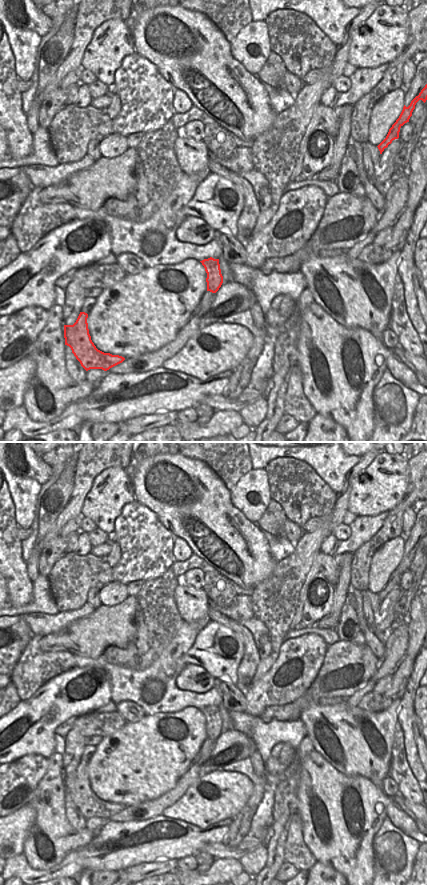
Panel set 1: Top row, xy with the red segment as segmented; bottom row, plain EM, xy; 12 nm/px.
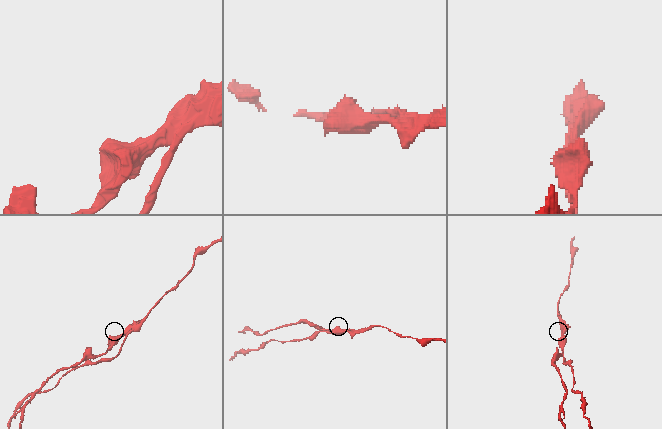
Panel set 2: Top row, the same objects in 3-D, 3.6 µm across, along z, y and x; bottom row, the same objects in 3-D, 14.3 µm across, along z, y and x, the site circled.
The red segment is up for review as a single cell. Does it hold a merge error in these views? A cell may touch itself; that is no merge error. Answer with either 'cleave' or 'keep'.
cleave

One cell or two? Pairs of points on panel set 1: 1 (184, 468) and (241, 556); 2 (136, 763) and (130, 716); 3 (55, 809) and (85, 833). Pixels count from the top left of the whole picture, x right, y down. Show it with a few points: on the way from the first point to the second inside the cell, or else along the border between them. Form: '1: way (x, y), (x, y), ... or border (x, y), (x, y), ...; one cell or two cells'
1: way (206, 485), (208, 488), (208, 522), (219, 533); one cell
2: border (145, 714), (140, 719), (127, 723); two cells
3: way (58, 818), (71, 831), (76, 831); one cell

